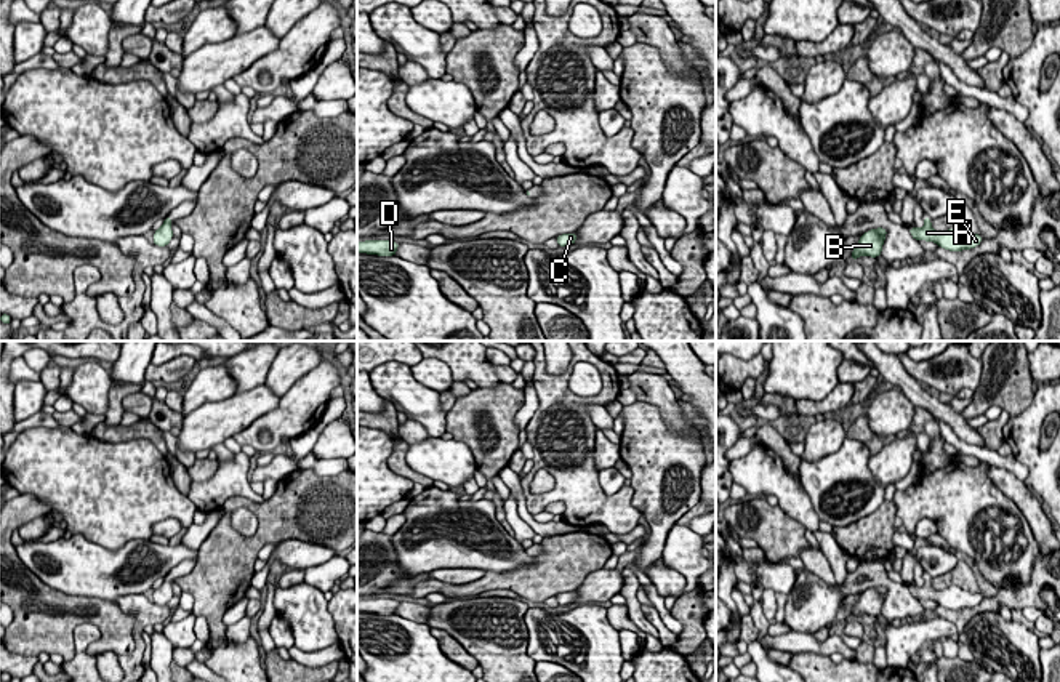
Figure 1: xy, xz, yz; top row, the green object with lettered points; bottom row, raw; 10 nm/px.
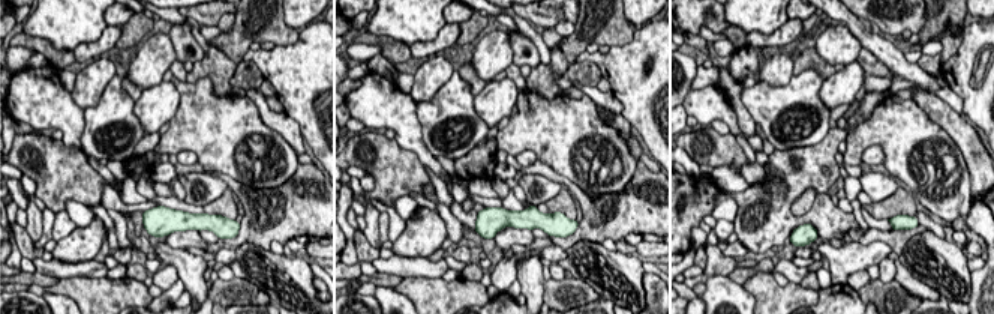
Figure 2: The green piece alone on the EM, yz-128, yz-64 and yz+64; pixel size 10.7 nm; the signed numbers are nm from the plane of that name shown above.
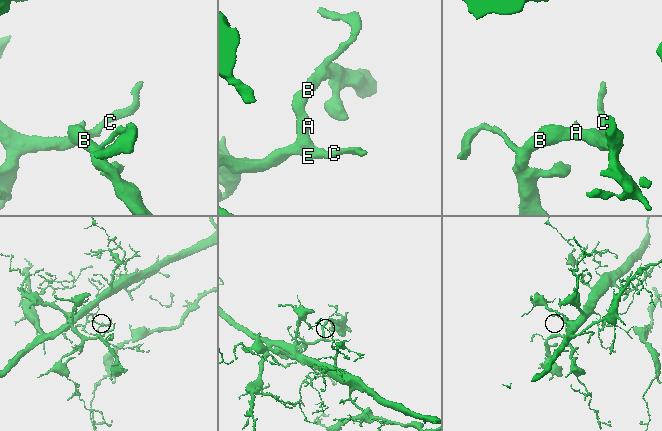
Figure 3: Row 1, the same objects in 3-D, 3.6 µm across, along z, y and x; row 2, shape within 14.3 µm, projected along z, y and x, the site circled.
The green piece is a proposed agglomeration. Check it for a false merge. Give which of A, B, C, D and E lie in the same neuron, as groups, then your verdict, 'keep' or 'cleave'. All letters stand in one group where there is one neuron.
A B C D E | keep

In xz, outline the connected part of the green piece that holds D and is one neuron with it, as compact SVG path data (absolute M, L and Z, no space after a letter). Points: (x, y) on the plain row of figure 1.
M365 599L357 600L357 612L367 612L367 613L378 613L378 615L395 615L395 610L400 602L394 599Z

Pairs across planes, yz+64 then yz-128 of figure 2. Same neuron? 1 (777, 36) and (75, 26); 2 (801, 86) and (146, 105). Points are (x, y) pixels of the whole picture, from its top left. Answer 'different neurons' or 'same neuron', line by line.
1: different neurons
2: different neurons

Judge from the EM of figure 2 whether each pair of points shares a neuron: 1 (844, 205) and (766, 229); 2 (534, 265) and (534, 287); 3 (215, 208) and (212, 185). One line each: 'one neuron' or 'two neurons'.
1: two neurons
2: one neuron
3: two neurons

